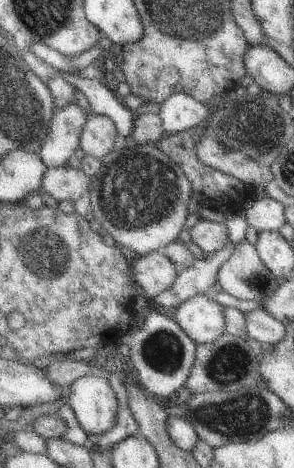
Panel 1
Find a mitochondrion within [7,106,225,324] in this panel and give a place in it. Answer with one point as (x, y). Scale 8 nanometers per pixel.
(136, 193)

